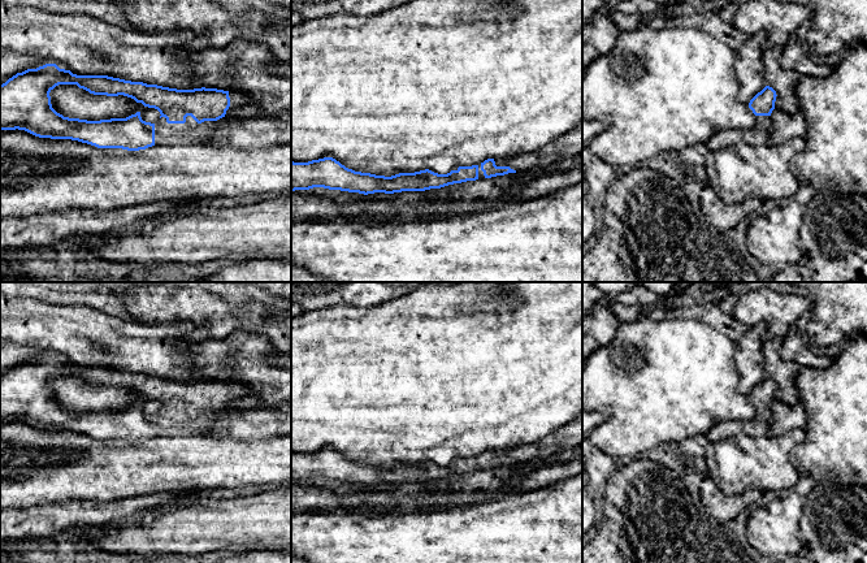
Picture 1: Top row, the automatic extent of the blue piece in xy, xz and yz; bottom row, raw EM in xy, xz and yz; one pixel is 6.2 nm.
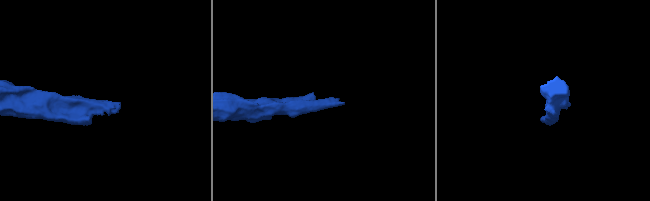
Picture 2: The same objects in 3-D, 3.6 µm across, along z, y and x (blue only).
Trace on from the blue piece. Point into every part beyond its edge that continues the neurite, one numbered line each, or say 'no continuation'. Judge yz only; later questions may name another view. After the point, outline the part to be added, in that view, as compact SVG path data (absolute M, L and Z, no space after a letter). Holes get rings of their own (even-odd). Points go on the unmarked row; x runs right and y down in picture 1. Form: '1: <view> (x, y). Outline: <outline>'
1: yz (758, 427). Outline: M755 407L755 417L751 420L732 420L719 423L706 434L708 441L716 442L729 437L746 434L749 437L764 437L768 434L771 407Z

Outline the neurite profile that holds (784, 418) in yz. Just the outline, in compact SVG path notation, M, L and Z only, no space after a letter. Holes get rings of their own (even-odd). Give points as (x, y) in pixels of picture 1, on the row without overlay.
M773 400L771 404L771 421L768 436L783 436L793 429L805 429L807 415L803 404L789 406L781 400Z

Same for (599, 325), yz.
M598 303L582 317L582 364L594 351L608 345L621 325L612 308L614 304Z

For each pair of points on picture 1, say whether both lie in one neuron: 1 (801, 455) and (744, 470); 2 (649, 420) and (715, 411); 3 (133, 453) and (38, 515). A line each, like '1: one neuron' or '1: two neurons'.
1: two neurons
2: one neuron
3: two neurons

